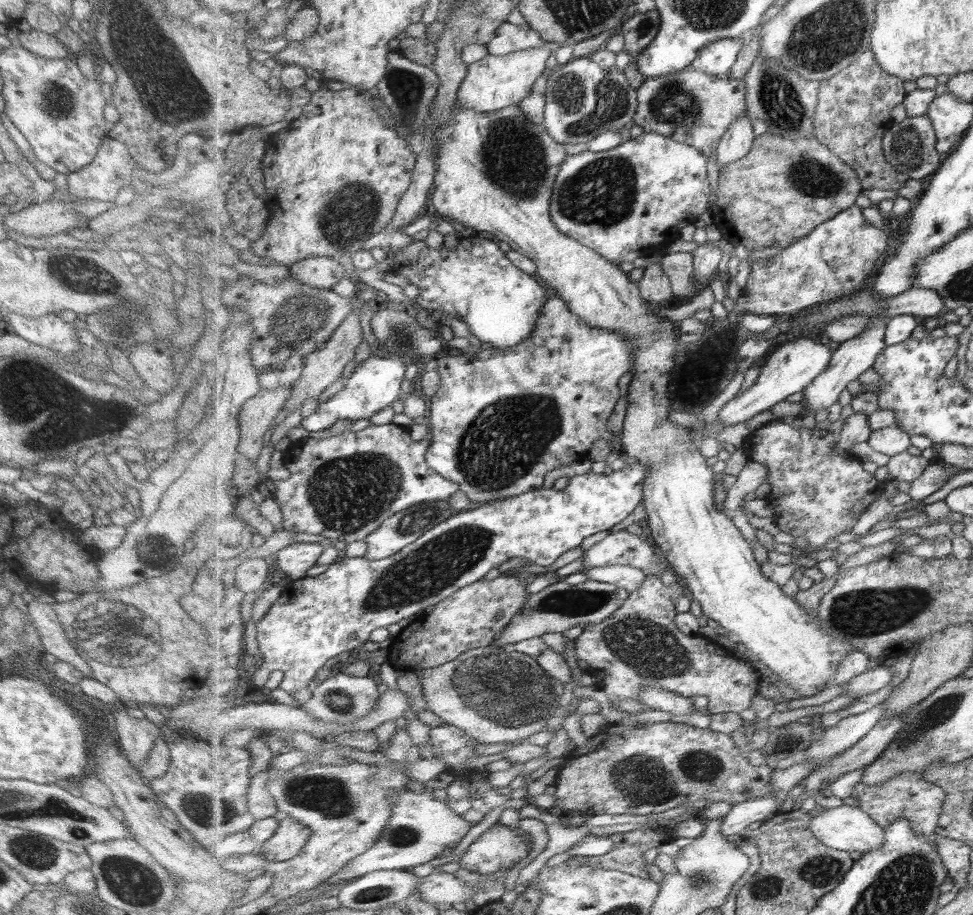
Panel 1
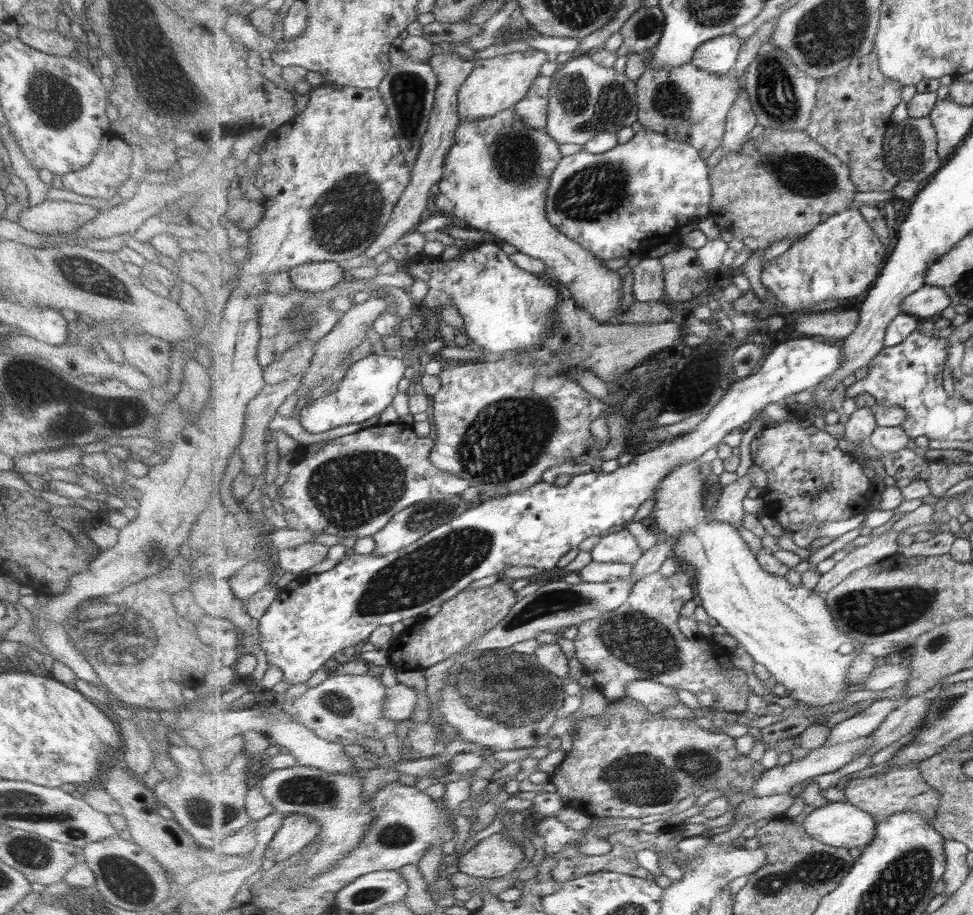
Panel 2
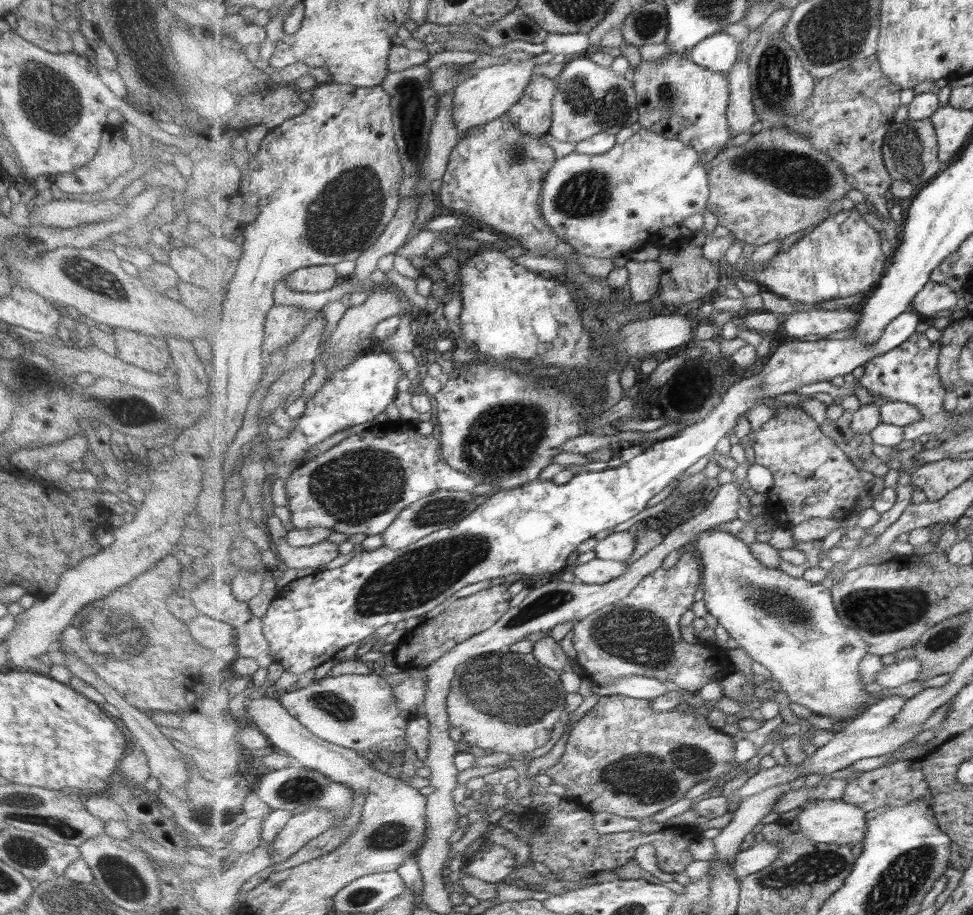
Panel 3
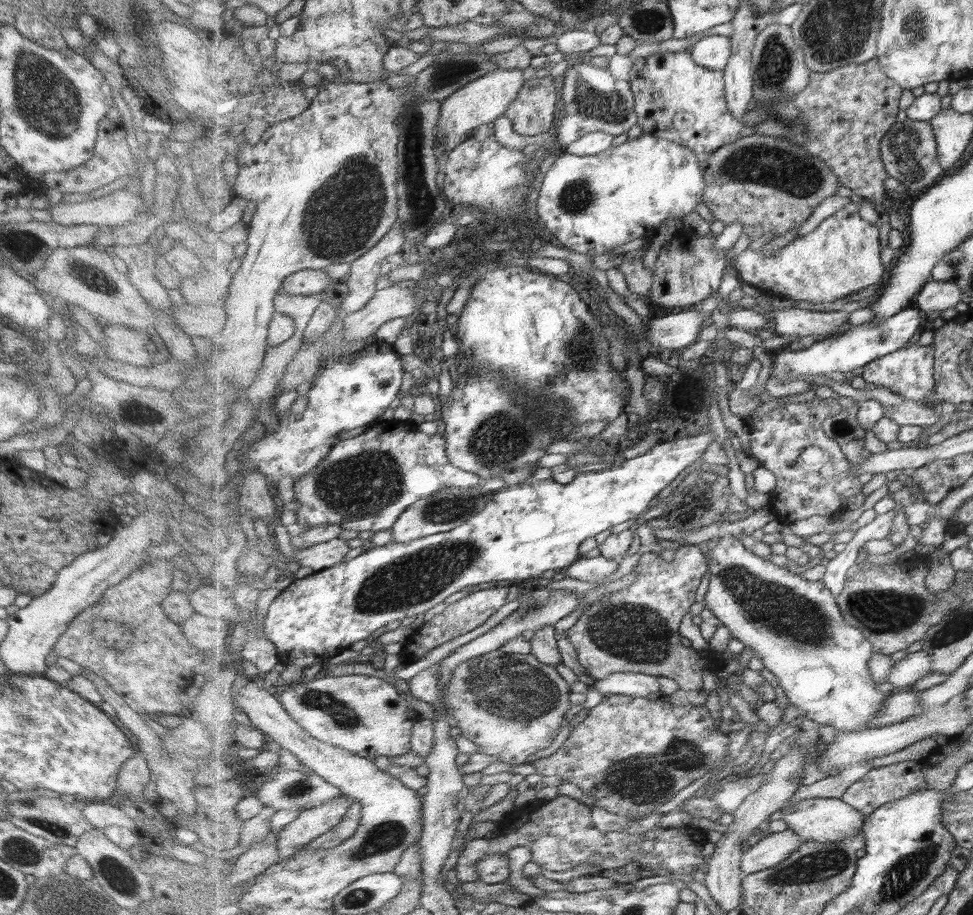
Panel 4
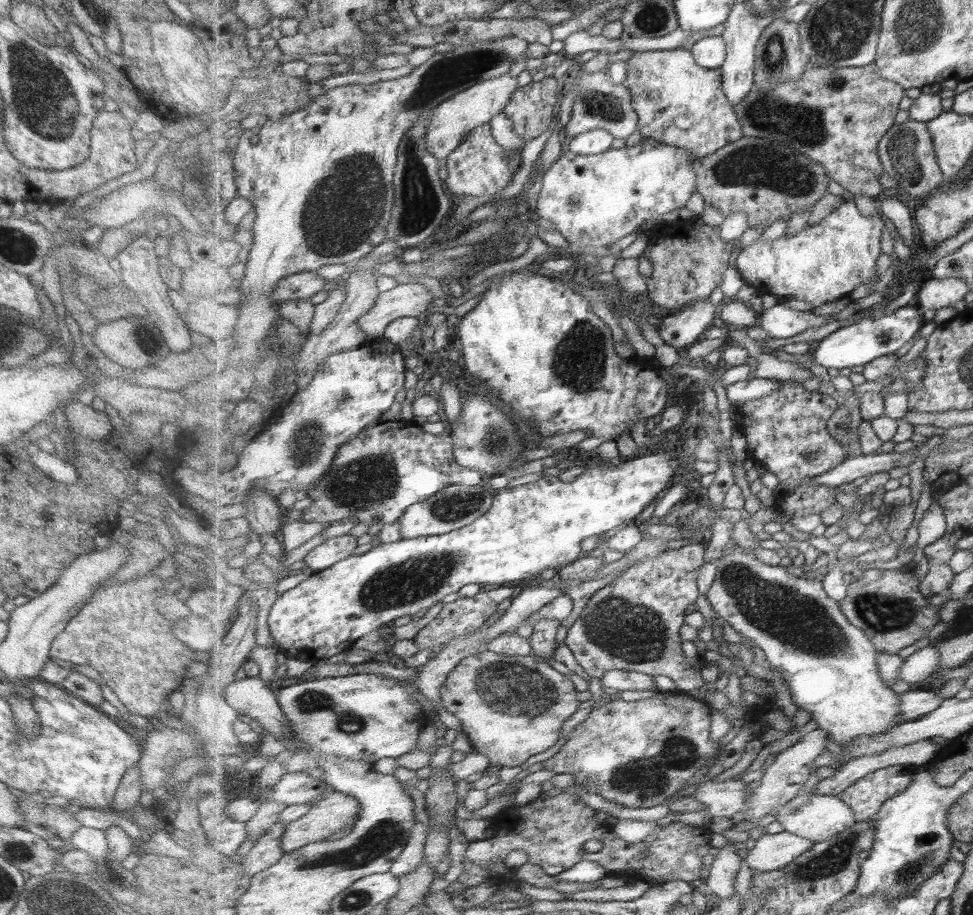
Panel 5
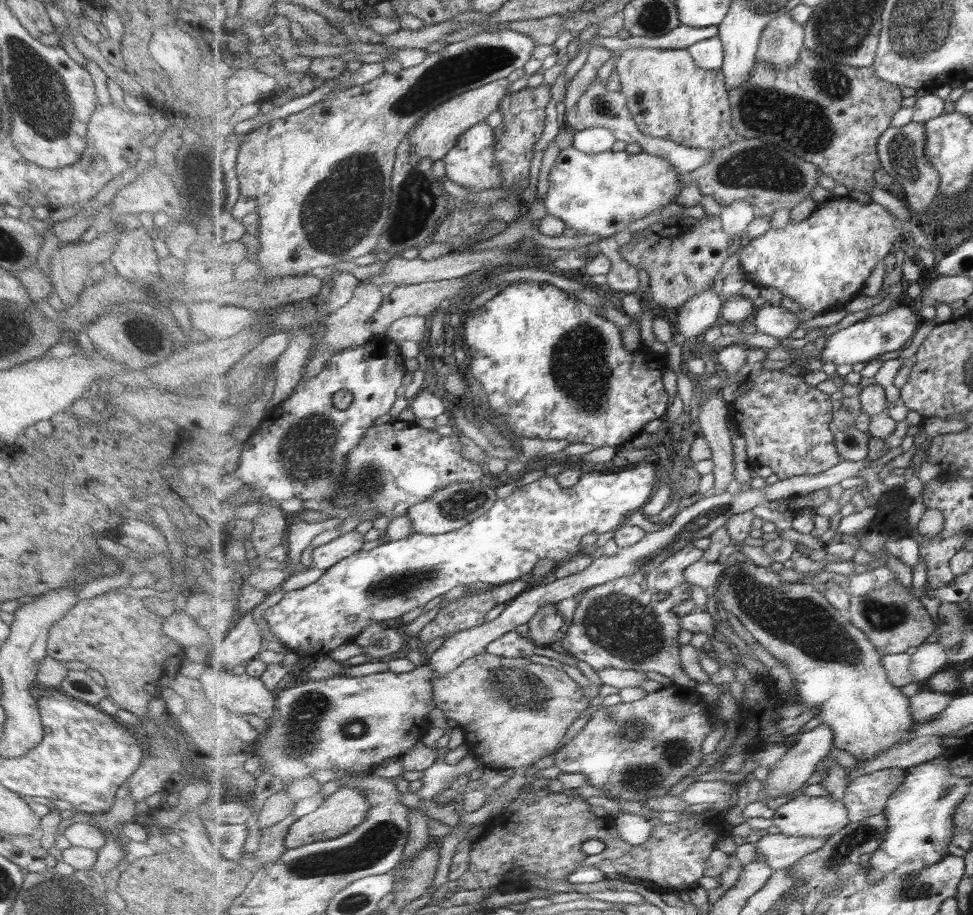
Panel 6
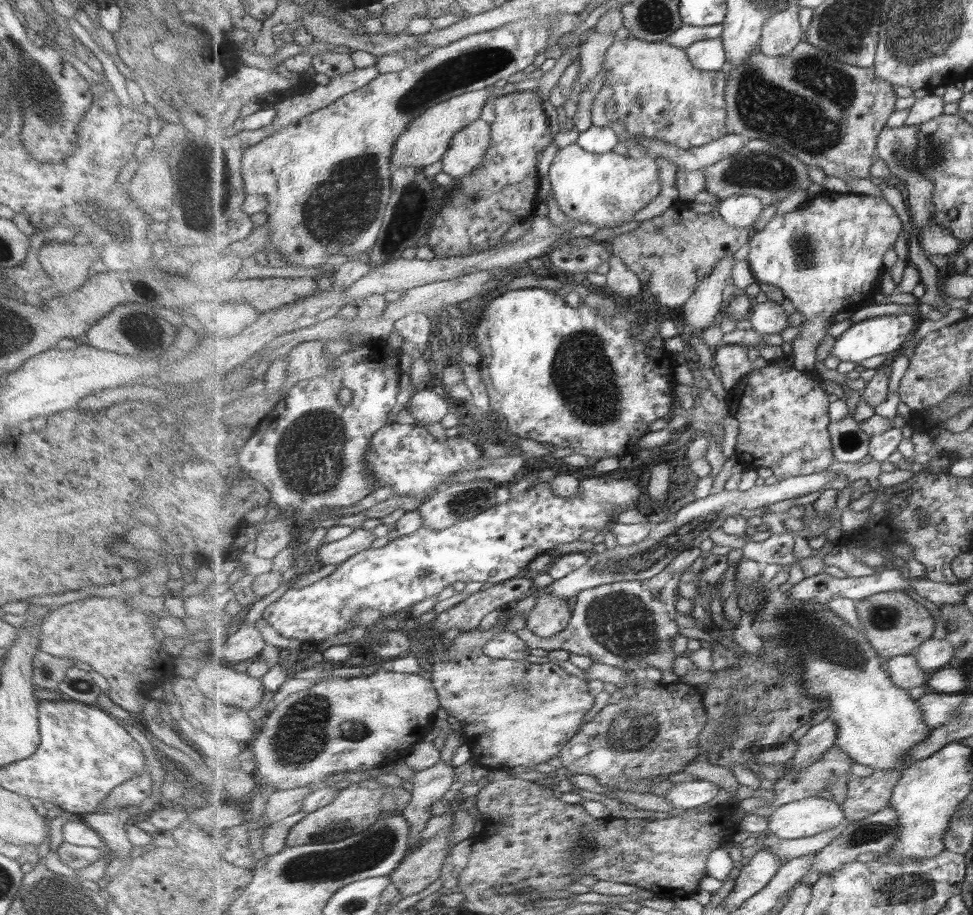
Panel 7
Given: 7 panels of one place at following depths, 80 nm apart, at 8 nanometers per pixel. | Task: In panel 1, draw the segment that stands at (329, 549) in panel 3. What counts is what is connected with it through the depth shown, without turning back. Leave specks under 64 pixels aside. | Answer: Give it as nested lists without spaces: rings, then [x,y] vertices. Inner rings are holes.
[[[293,543],[274,553],[283,575],[292,580],[307,577],[311,566],[321,558],[324,548],[317,543]]]

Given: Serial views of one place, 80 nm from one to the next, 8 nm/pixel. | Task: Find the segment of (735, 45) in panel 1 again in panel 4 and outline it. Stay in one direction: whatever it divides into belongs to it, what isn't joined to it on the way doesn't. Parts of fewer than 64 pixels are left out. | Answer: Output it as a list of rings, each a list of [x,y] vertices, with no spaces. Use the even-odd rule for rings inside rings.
[[[719,34],[701,38],[690,49],[693,60],[698,65],[713,70],[725,70],[732,55],[732,40],[730,36]]]

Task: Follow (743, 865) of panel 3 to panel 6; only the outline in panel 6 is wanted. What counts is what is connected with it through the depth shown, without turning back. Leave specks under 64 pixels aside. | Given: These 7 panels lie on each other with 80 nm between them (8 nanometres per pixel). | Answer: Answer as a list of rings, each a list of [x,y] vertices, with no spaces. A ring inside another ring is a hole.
[[[766,834],[760,838],[755,848],[756,856],[763,855],[767,859],[767,865],[773,871],[789,869],[800,859],[805,858],[817,850],[821,850],[829,837],[821,839],[805,836],[787,836],[787,834]]]

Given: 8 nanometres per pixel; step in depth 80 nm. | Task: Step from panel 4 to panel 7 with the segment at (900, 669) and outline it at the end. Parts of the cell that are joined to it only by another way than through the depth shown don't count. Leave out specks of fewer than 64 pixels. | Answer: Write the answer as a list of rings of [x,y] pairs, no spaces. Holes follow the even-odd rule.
[[[931,637],[917,647],[917,650],[915,657],[918,665],[930,674],[946,668],[955,656],[955,649],[946,637],[944,639]]]

